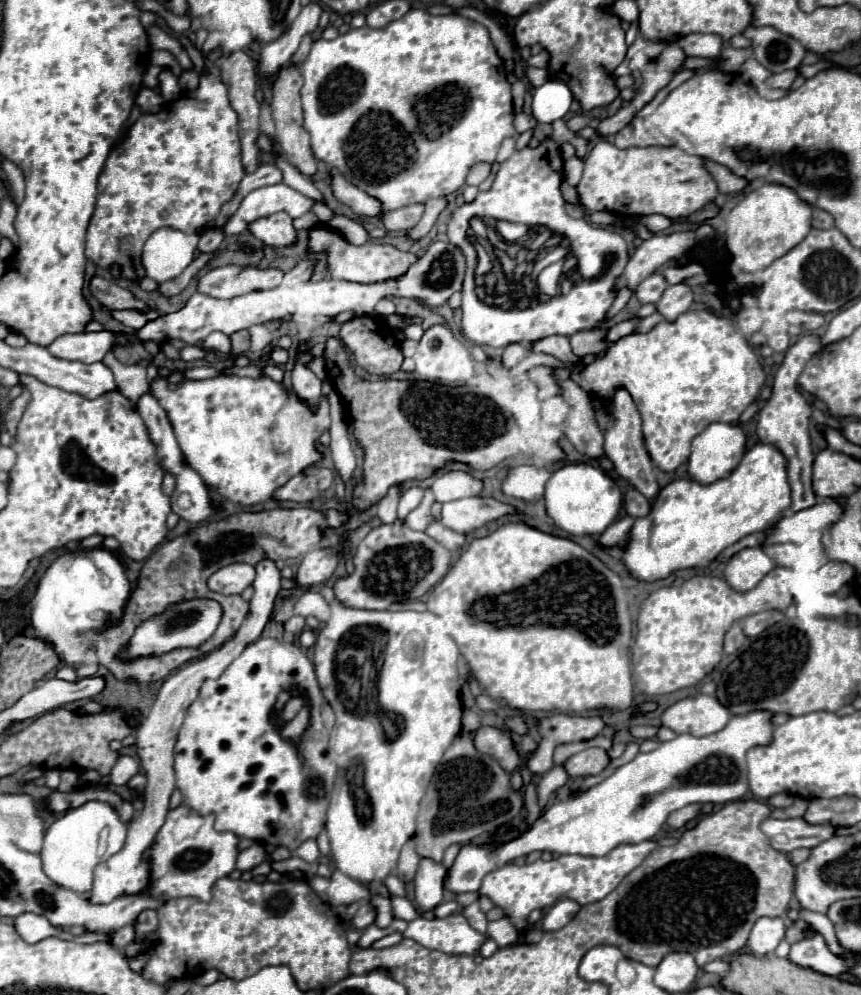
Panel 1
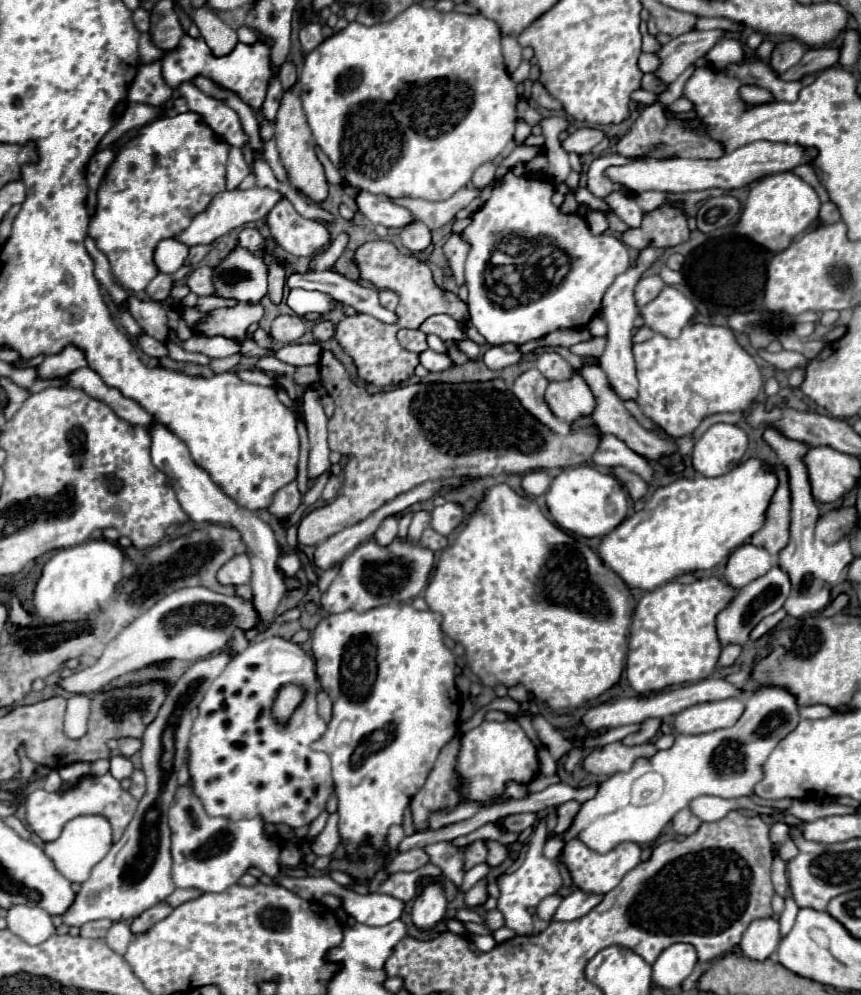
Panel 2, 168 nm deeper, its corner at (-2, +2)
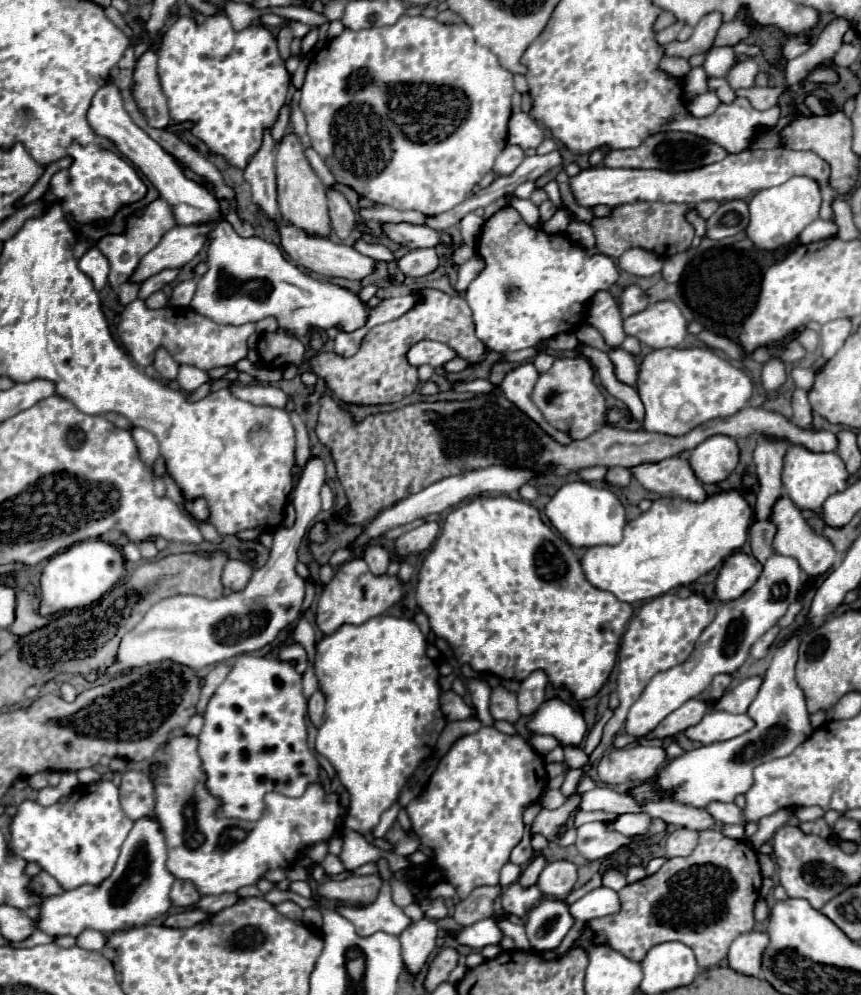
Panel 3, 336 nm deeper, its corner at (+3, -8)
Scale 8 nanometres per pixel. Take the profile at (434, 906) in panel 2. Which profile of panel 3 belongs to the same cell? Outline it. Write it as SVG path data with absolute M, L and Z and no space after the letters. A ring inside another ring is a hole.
M428 918L414 922L410 928L406 928L400 934L402 962L408 974L416 976L422 970L430 952L436 948L436 934L438 934L438 926L434 920Z

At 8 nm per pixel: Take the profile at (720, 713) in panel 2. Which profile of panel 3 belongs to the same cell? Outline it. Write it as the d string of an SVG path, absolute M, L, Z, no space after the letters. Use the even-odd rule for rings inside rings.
M712 710L702 718L700 724L688 728L686 736L702 744L712 744L736 738L748 732L750 728L754 728L754 720L750 720L748 714L730 714L722 710Z

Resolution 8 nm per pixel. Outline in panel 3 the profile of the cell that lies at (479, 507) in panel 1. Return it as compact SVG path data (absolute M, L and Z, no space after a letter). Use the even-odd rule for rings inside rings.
M426 522L394 540L394 550L398 556L412 556L428 550L436 536L438 536L438 524L436 522Z

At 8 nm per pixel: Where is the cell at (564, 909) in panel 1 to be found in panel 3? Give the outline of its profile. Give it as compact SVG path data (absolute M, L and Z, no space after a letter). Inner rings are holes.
M600 886L592 892L588 892L584 898L576 900L570 906L570 912L576 920L588 922L594 918L602 918L602 916L610 916L614 912L620 910L620 898L612 888Z

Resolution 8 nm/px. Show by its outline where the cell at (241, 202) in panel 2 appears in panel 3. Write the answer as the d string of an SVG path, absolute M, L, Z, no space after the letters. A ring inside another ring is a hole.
M174 226L162 236L162 240L140 260L138 268L130 276L130 282L142 284L150 276L168 270L180 268L190 262L208 240L212 226Z

